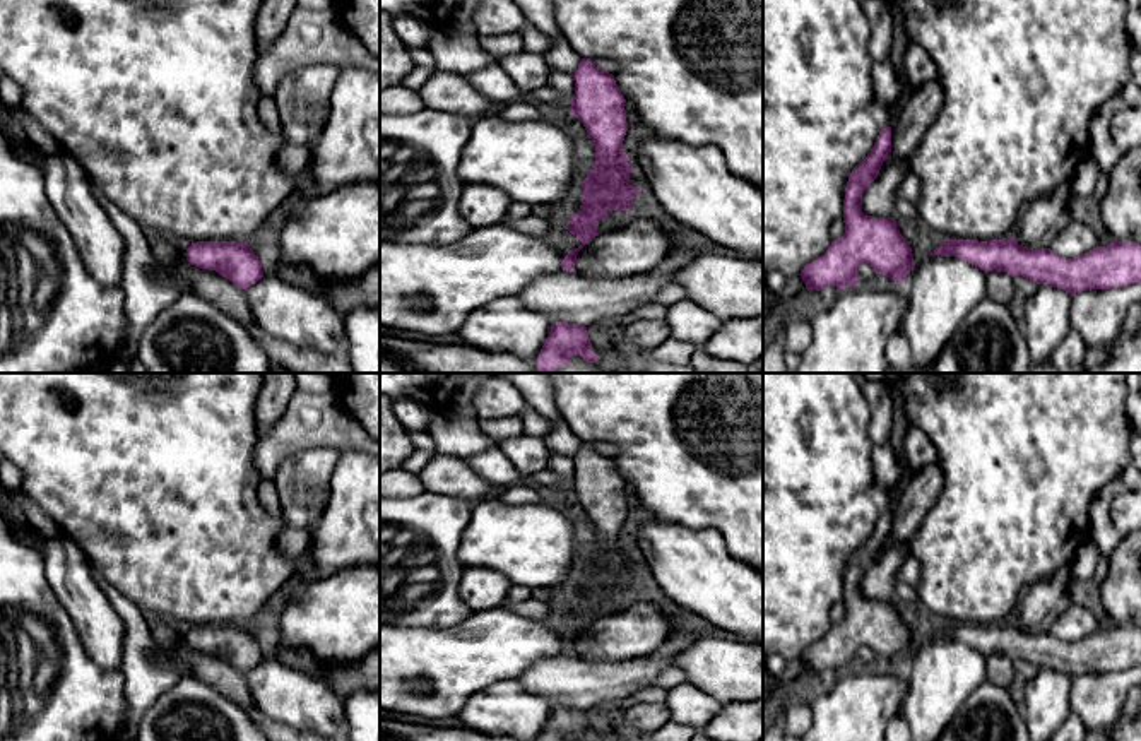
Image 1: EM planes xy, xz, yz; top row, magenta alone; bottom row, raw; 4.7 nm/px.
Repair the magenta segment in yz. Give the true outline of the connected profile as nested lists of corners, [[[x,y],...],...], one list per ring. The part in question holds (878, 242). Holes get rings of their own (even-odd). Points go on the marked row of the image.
[[[884,127],[867,157],[848,175],[843,199],[845,234],[826,253],[801,270],[806,289],[833,286],[850,288],[857,282],[857,267],[866,262],[876,274],[903,282],[913,269],[913,253],[895,217],[872,217],[862,212],[862,193],[878,178],[891,152],[891,127]]]

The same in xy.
[[[197,241],[183,255],[192,265],[216,270],[241,289],[263,277],[262,264],[246,241]]]

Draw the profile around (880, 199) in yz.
[[[910,159],[896,161],[881,171],[862,193],[862,212],[872,217],[895,217],[896,188],[910,171]]]

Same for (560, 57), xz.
[[[561,36],[558,39],[553,39],[551,48],[544,53],[544,60],[551,67],[551,70],[573,74],[582,56],[573,51],[573,48],[566,43],[566,39]]]

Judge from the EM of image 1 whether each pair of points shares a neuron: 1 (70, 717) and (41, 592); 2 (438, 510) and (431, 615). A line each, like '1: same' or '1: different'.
1: same
2: same

